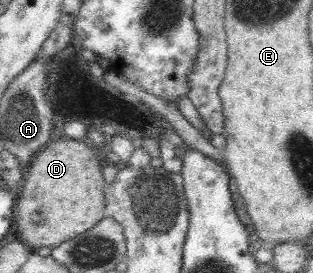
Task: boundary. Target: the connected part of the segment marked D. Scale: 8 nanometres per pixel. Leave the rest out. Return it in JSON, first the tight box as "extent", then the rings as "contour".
{"extent":[16,137,107,252],"contour":[[[70,137],[48,142],[30,160],[25,170],[21,191],[18,193],[20,199],[16,205],[18,212],[16,225],[22,235],[21,240],[36,252],[39,248],[56,247],[89,231],[105,217],[107,202],[104,189],[104,175],[100,167],[100,156],[96,150]]]}

